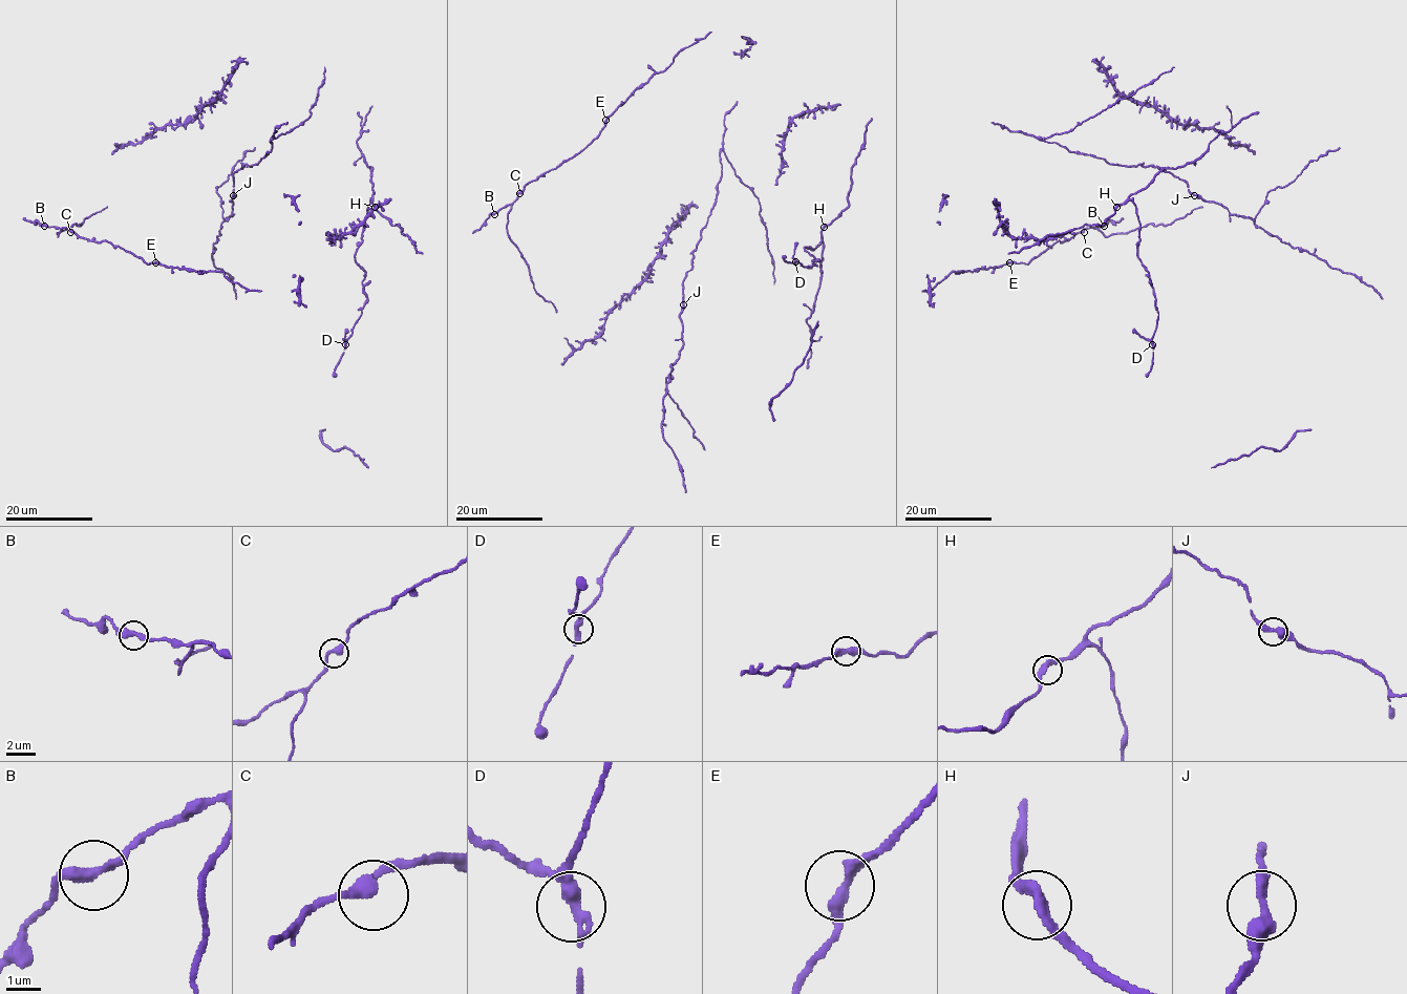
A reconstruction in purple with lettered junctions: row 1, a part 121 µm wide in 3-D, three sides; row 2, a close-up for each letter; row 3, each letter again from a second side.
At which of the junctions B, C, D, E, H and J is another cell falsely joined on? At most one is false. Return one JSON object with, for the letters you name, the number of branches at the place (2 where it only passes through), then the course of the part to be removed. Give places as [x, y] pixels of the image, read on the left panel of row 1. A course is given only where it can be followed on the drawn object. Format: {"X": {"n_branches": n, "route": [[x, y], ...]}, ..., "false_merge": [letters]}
{"false_merge": []}

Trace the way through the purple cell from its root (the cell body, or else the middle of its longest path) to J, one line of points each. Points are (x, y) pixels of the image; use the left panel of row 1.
J: (243, 166), (233, 175), (234, 195)

